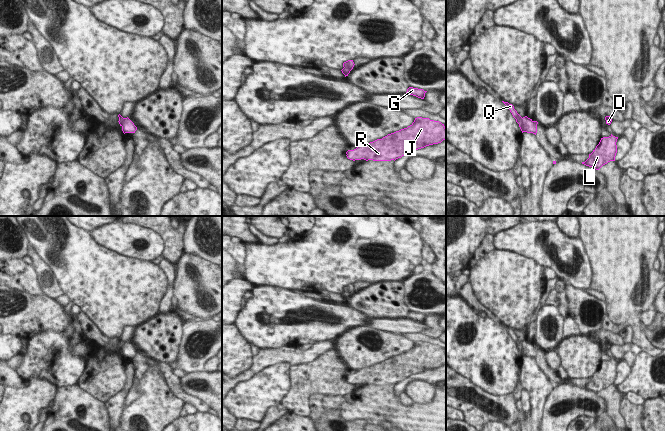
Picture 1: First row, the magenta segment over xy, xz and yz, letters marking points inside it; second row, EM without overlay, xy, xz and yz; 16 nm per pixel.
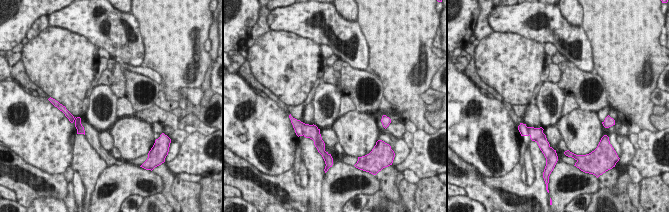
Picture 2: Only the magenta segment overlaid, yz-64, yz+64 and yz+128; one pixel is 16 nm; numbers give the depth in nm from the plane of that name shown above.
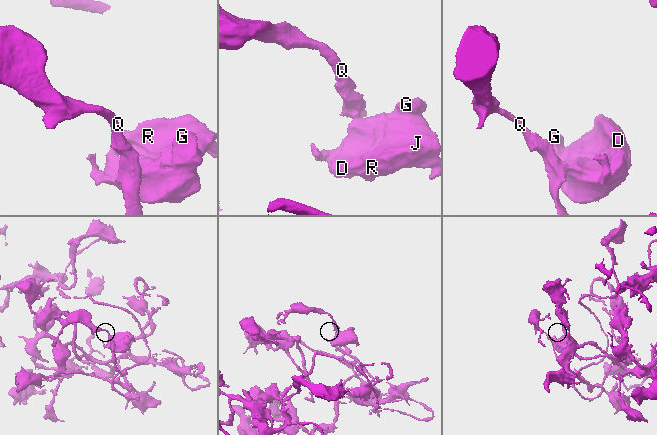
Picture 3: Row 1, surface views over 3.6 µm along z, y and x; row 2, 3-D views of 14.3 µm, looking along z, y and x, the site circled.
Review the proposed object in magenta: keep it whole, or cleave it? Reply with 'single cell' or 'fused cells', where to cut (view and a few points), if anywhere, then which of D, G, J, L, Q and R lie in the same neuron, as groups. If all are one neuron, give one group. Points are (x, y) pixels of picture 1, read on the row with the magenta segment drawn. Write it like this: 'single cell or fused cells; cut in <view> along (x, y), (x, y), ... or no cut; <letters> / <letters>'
fused cells; cut in yz along (521, 118), (525, 131); D G J L R / Q

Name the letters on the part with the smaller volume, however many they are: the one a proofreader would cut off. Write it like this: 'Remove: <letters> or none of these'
Remove: Q

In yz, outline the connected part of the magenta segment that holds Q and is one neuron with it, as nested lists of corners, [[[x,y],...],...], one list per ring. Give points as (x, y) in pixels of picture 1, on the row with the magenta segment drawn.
[[[502,101],[506,106],[507,106],[507,108],[510,110],[510,112],[512,113],[512,115],[513,115],[513,117],[516,119],[516,122],[519,124],[519,127],[520,127],[520,129],[521,129],[521,131],[522,131],[522,133],[523,132],[525,132],[524,131],[524,125],[523,125],[523,122],[522,122],[522,117],[517,113],[517,111],[514,109],[514,106],[512,105],[512,104],[509,104],[508,102],[504,102],[504,101]]]

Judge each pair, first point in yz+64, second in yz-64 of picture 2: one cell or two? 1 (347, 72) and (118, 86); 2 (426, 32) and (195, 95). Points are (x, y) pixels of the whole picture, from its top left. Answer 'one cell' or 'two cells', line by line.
1: two cells
2: two cells

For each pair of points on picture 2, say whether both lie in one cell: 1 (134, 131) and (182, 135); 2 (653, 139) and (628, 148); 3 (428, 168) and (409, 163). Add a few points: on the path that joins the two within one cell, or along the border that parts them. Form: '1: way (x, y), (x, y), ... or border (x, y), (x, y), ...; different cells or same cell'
1: border (133, 114), (151, 125); different cells
2: border (637, 151), (630, 161); different cells
3: way (423, 163), (414, 163); same cell

